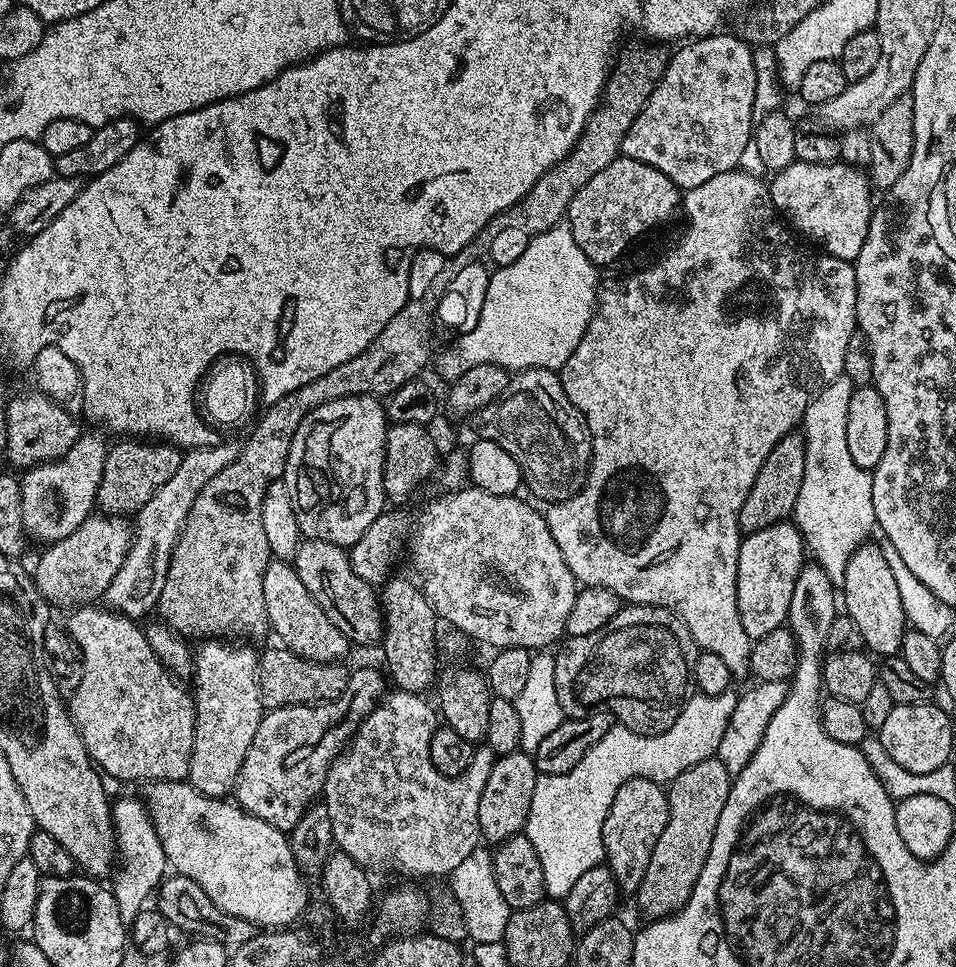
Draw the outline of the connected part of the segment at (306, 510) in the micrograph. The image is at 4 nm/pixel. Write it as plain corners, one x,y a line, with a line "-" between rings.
375,396
338,398
302,418
282,479
292,489
296,521
307,539
351,546
385,511
382,470
389,427
385,405

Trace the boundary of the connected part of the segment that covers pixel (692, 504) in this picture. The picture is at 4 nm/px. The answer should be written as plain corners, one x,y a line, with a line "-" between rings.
740,171
714,174
710,182
702,182
702,186
694,186
683,193
682,212
688,215
688,229
657,264
642,269
640,273
632,272
628,277
612,276
601,283
596,313
592,315
586,334
582,334
582,342
578,342
558,372
570,402
588,424
588,433
592,436
592,463
579,492
569,500
549,503
546,508
550,534
554,534
554,542
558,542
562,558
566,558
566,566
570,566
576,581
590,588
610,590
628,604
669,608
688,627
697,649
718,654
736,678
749,675
754,643
746,630
742,630
736,597
742,502
746,502
746,494
750,494
750,486
754,486
754,478
758,478
762,462
770,458
770,450
774,450
784,435
803,421
806,406
810,406
815,396
843,373
846,346
858,328
855,263
834,258
805,243
778,215
778,209
772,205
769,185
748,172

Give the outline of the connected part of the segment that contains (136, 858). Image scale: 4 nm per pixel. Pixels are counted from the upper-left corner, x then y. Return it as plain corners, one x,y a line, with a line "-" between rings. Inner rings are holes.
128,796
125,800
115,801
112,804
112,824
116,828
118,867
111,877
113,880
110,880
110,887
114,902
118,906
118,914
124,925
129,926
160,887
160,881
166,875
166,861
162,842
158,842
158,834
154,830
148,809
144,807
143,799
136,797
135,800

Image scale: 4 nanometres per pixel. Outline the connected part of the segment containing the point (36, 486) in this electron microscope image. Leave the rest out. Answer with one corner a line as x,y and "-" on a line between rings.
82,434
74,442
74,446
70,446
70,450
66,450
66,454
62,454
62,458
40,464
36,468
29,468
23,473
20,480
22,522
31,539
33,536
36,540
44,540
45,545
53,544
56,540
66,538
66,534
74,534
74,530
78,530
78,526
82,526
82,522
86,522
86,518
93,515
94,509
97,507
96,495
98,486
102,482
108,449
109,445
104,444
102,437

